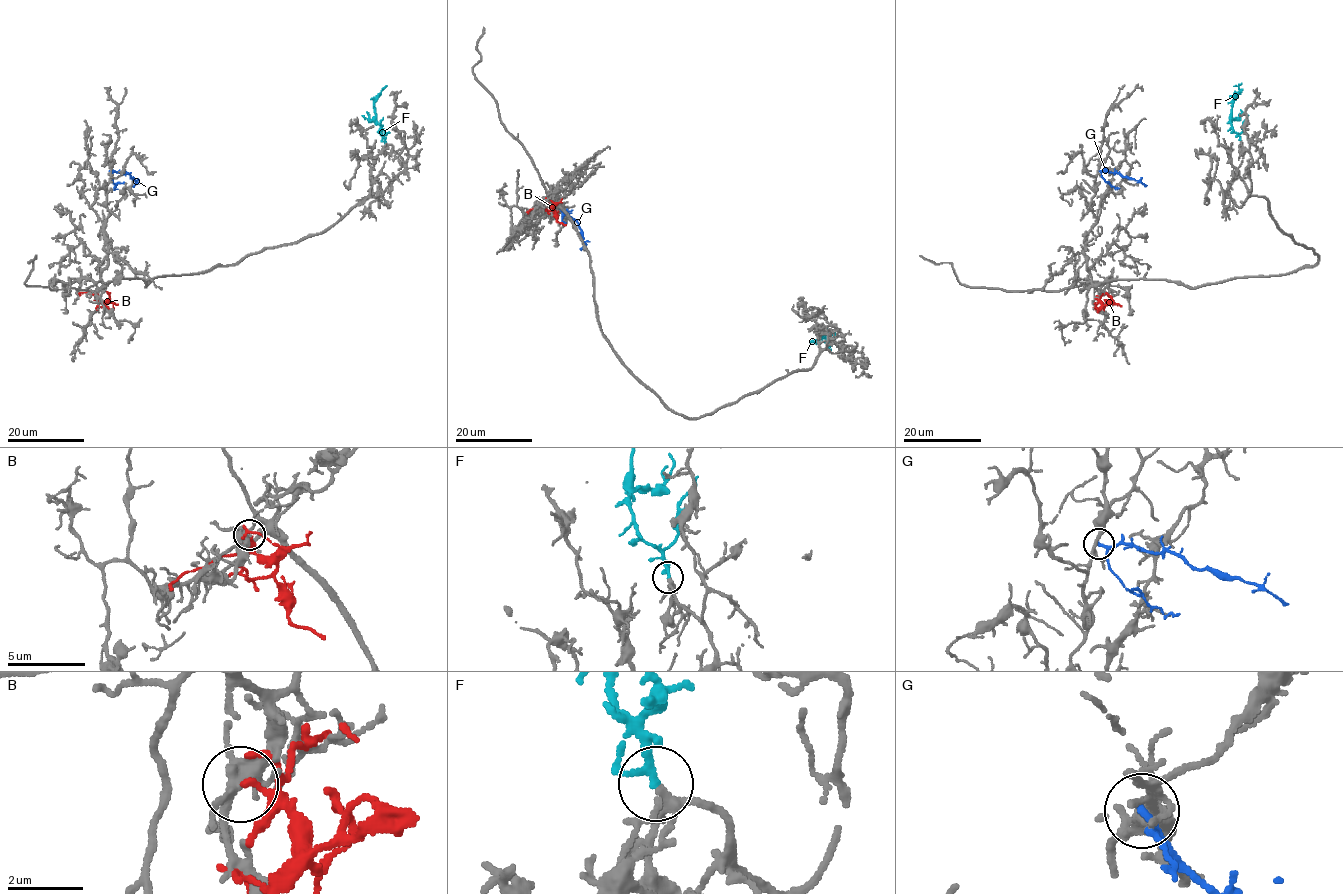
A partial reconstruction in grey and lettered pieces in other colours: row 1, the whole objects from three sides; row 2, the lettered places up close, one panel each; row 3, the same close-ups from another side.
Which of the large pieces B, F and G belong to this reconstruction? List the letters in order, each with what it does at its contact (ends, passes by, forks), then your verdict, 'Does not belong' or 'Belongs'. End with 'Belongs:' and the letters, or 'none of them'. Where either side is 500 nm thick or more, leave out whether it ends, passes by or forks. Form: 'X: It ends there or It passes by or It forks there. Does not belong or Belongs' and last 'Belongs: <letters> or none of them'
B: It passes by. Does not belong
F: It passes by. Belongs
G: It passes by. Does not belong
Belongs: F

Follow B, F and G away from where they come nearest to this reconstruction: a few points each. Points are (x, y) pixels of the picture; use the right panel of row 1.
B: (1095, 298), (1103, 305), (1115, 303), (1121, 306)
F: (1240, 140), (1230, 119), (1233, 95), (1241, 83)
G: (1099, 171), (1109, 171), (1147, 185)

